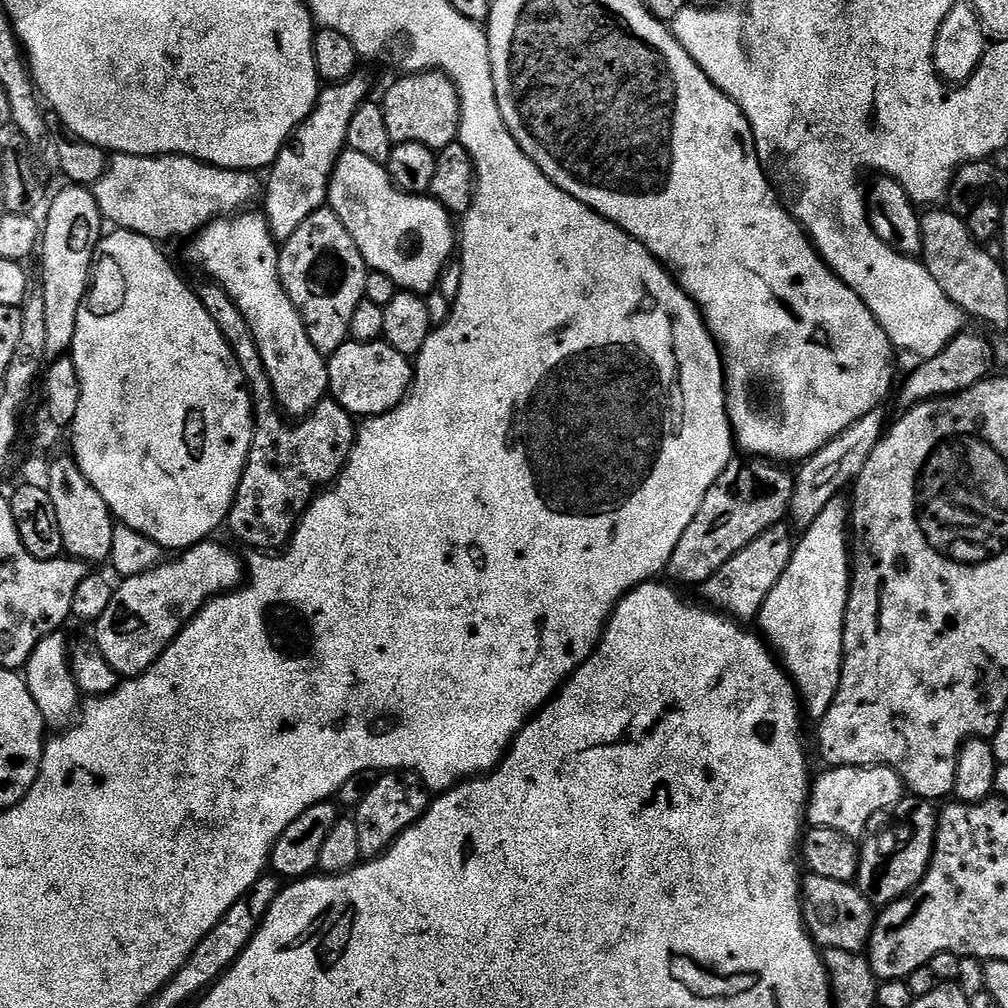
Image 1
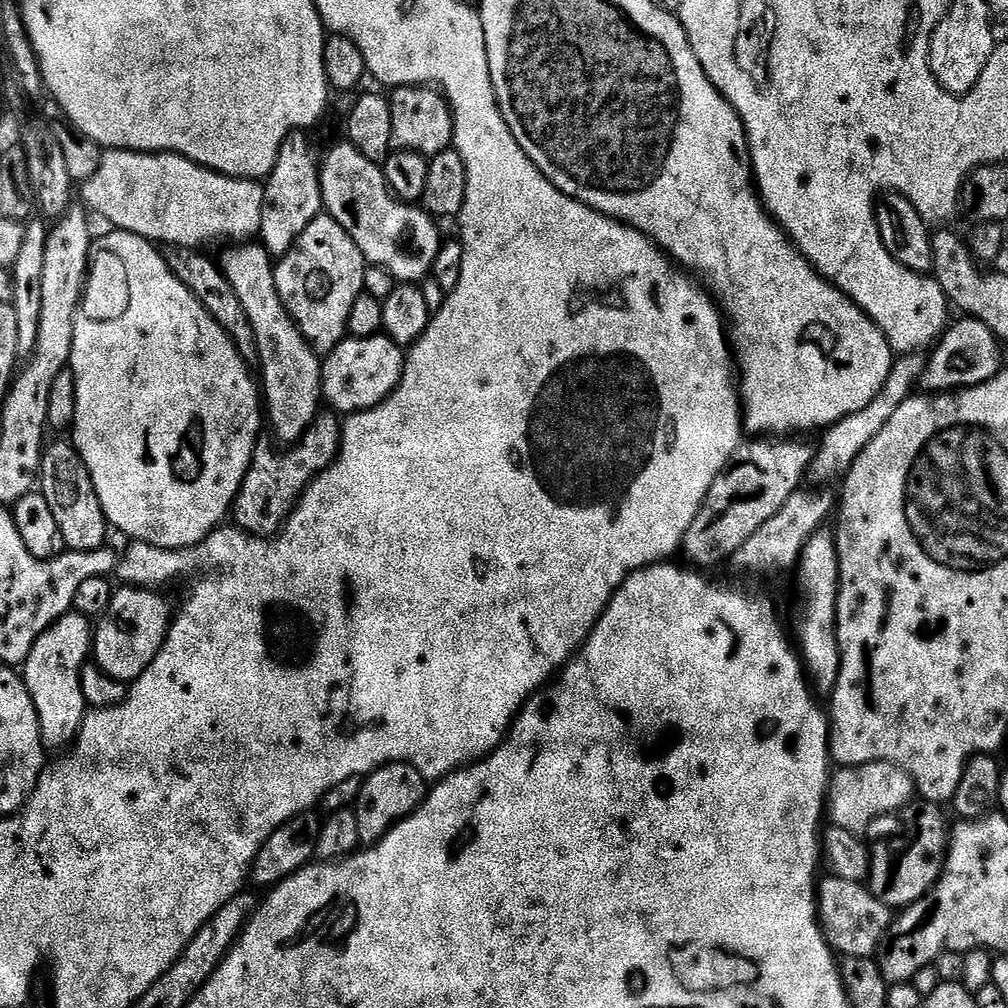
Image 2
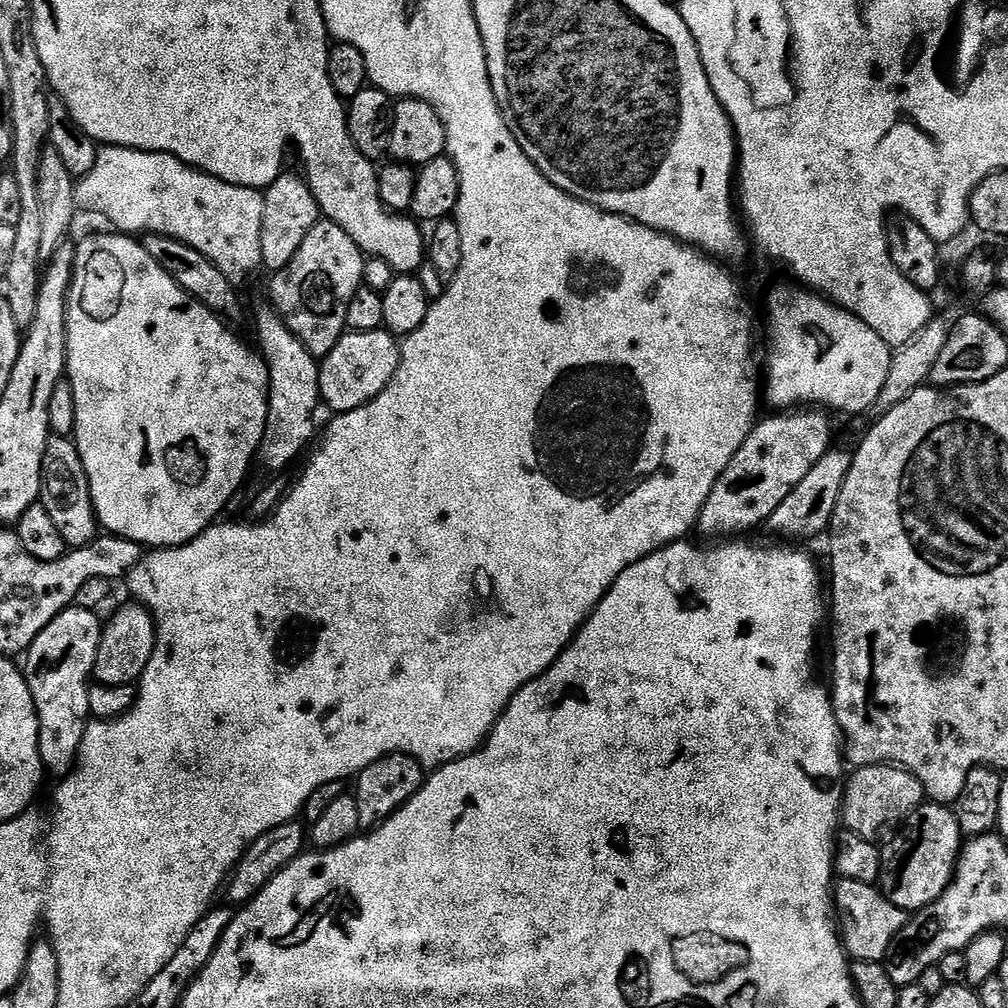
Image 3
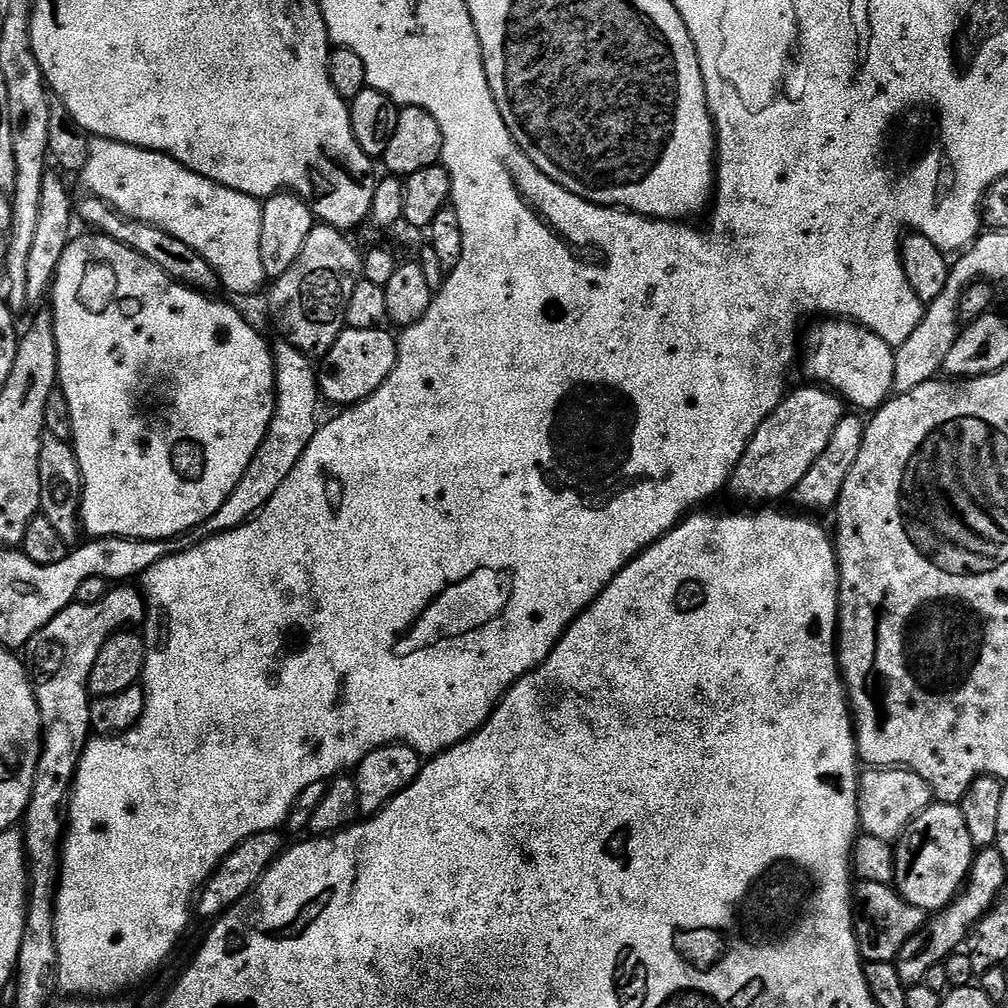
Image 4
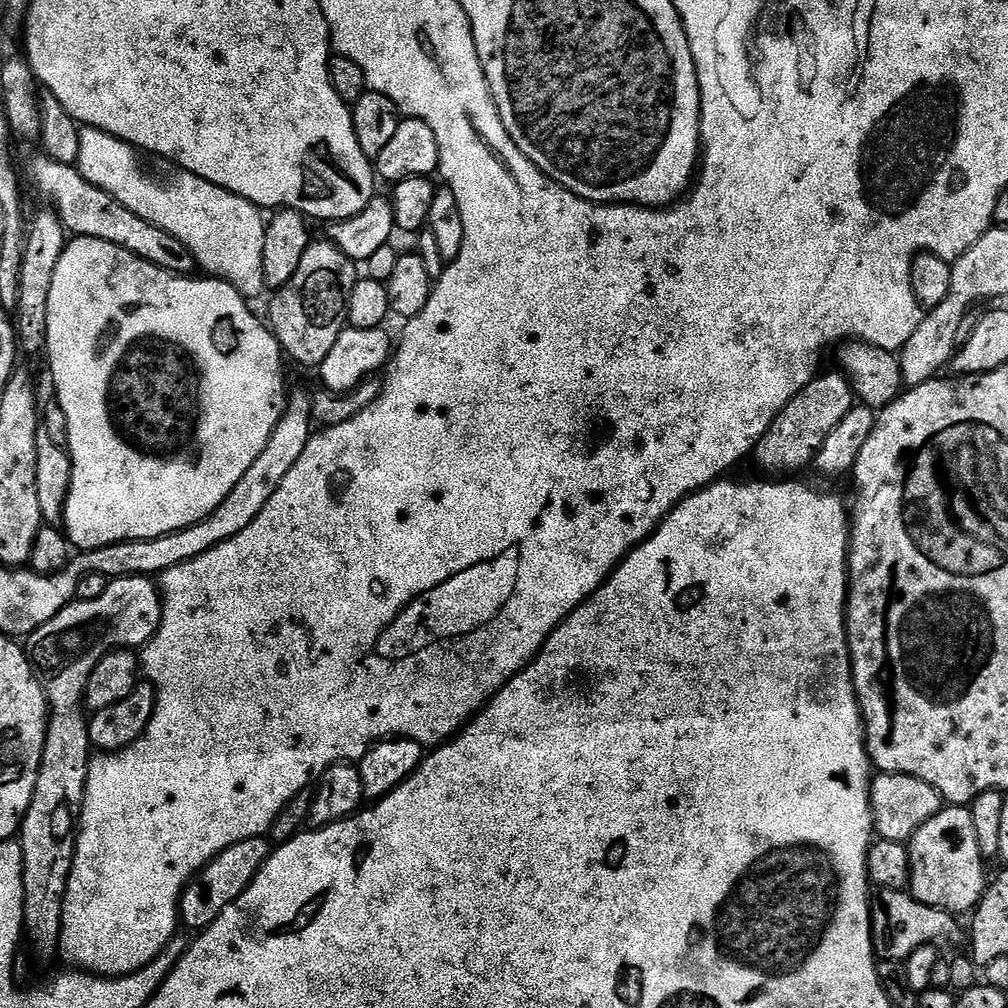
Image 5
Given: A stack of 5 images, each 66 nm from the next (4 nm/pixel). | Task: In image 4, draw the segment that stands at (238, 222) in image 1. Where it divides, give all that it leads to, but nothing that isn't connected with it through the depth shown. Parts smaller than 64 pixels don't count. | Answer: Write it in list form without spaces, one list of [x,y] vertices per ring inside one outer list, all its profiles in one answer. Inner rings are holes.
[[[287,342],[275,345],[274,359],[276,361],[276,412],[266,430],[266,438],[262,442],[262,446],[258,446],[246,474],[240,479],[238,486],[234,486],[230,498],[226,502],[222,502],[220,509],[202,526],[205,537],[232,532],[235,528],[247,524],[256,513],[261,512],[270,502],[270,498],[274,498],[278,486],[282,486],[282,482],[286,482],[286,478],[290,478],[290,470],[294,470],[294,466],[298,466],[298,458],[302,458],[306,446],[310,446],[310,438],[314,438],[316,433],[318,427],[316,407],[322,404],[322,397],[318,383],[318,372],[313,361],[302,350],[298,350],[293,344]]]

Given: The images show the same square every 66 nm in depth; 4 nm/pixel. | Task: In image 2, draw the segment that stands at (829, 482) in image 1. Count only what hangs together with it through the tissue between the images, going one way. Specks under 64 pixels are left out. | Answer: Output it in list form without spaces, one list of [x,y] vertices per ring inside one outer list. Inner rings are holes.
[[[920,354],[897,355],[893,359],[892,369],[886,378],[886,386],[882,386],[882,390],[878,390],[878,398],[874,398],[874,402],[870,402],[870,406],[858,410],[858,414],[850,414],[846,418],[842,418],[823,433],[824,441],[821,442],[820,448],[818,444],[815,449],[812,465],[808,467],[806,473],[807,479],[816,483],[813,485],[824,486],[827,485],[824,484],[827,480],[837,479],[836,481],[839,481],[848,475],[852,463],[860,457],[862,450],[866,450],[866,446],[870,446],[870,442],[874,442],[874,438],[878,438],[878,434],[882,434],[882,426],[886,426],[886,422],[890,422],[890,418],[894,418],[894,410],[898,410],[898,406],[902,406],[912,399],[918,385],[923,381],[925,363],[925,357]]]

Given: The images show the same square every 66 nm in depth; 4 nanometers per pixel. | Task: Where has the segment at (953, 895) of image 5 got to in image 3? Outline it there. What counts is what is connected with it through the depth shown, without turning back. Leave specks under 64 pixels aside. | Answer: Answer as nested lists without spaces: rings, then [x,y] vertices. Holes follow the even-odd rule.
[[[925,802],[914,814],[915,820],[916,833],[912,836],[912,849],[905,854],[904,861],[897,868],[887,869],[887,879],[882,884],[887,900],[894,902],[894,906],[906,914],[921,912],[949,888],[956,874],[956,864],[960,861],[960,849],[966,840],[951,807]]]

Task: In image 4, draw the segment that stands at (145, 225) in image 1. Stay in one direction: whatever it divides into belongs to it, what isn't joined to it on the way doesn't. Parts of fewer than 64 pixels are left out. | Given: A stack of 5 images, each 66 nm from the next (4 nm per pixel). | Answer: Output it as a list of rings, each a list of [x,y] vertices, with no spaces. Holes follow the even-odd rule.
[[[101,136],[90,139],[90,158],[86,158],[86,166],[78,174],[78,180],[84,183],[83,191],[87,195],[96,196],[102,202],[111,204],[129,220],[146,222],[158,230],[166,230],[166,234],[178,238],[178,242],[186,242],[190,250],[198,250],[198,254],[202,254],[202,258],[206,258],[206,262],[214,266],[220,287],[225,293],[228,291],[236,296],[252,296],[255,292],[265,291],[266,277],[262,270],[264,209],[261,201],[255,200],[253,196],[230,190],[218,182],[210,182],[210,178],[194,174],[194,170],[182,166],[174,158],[161,152],[119,144],[117,140],[107,140]]]

